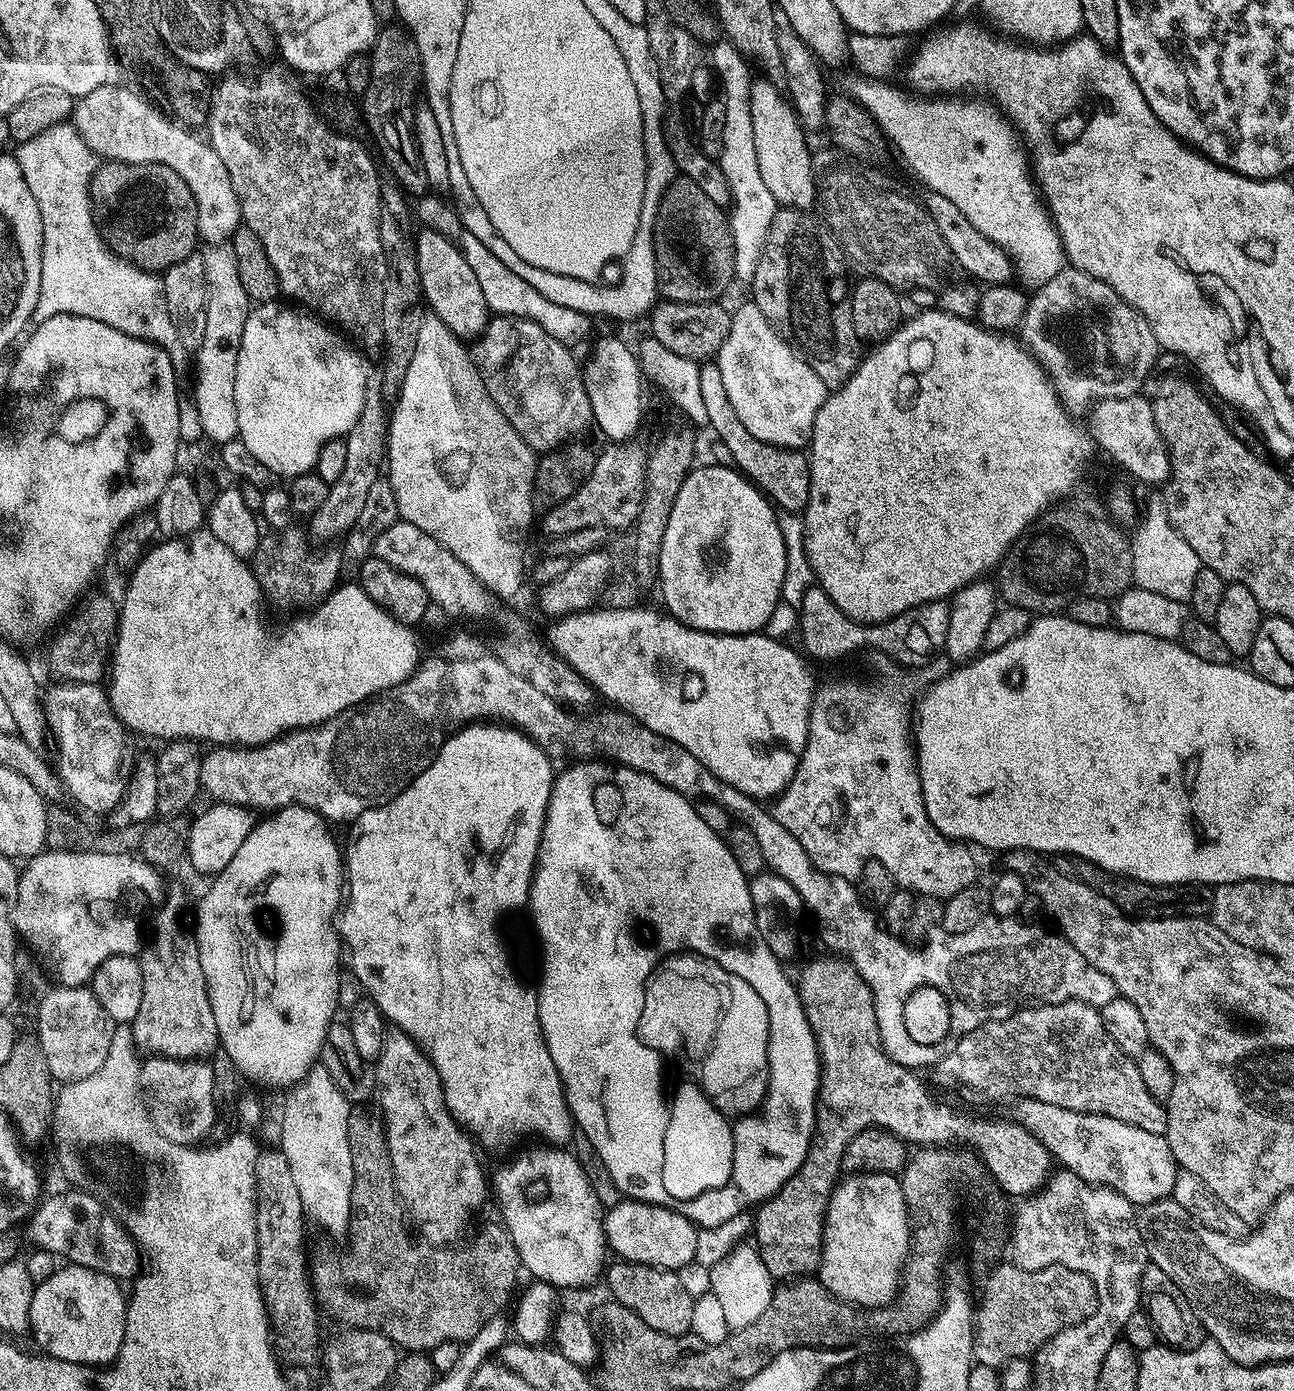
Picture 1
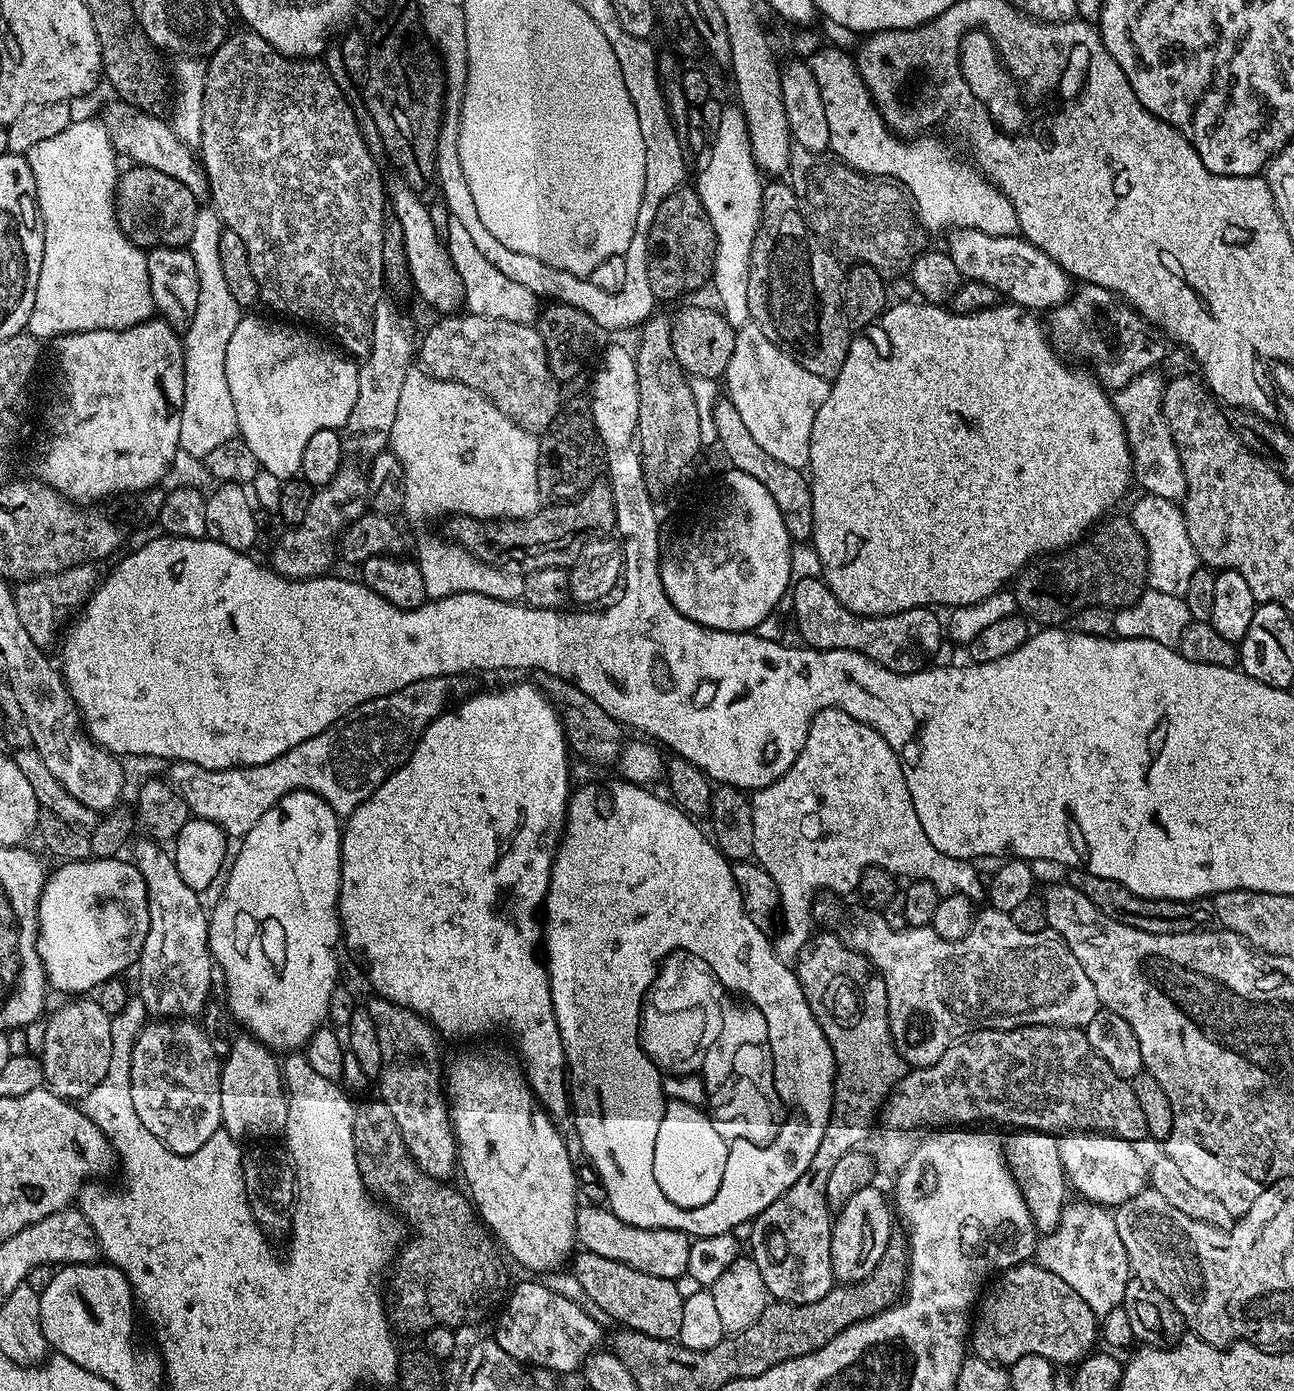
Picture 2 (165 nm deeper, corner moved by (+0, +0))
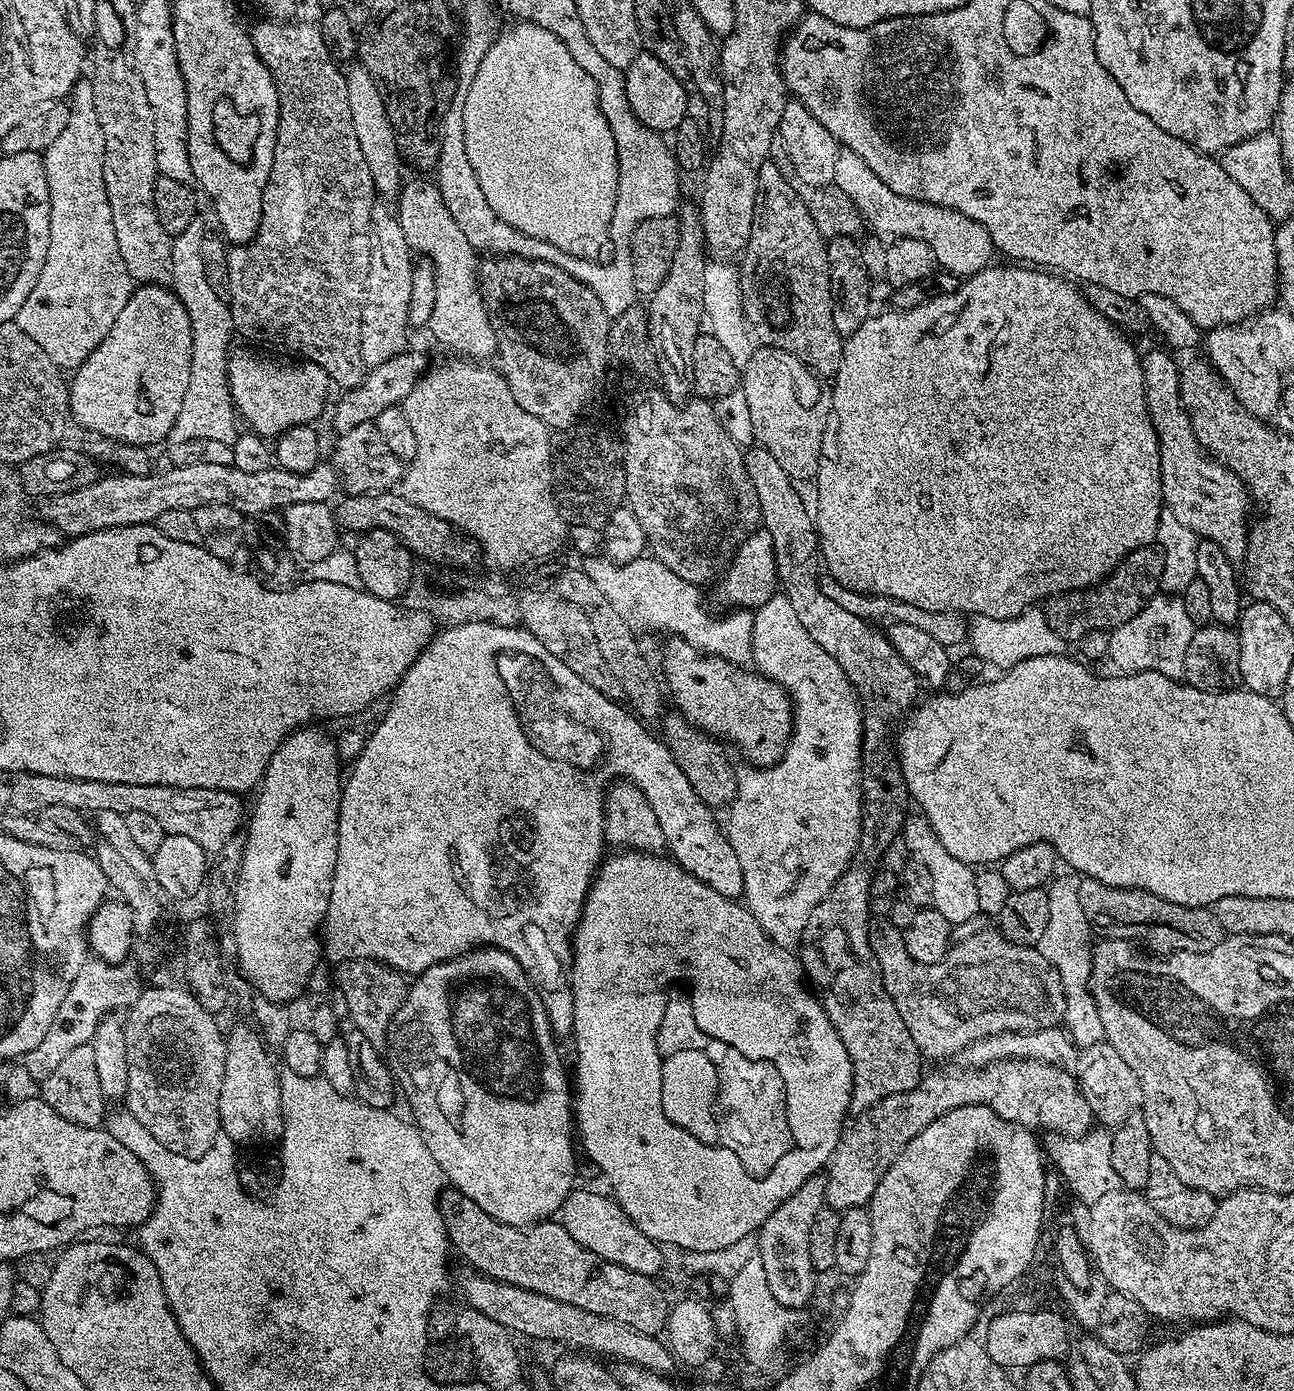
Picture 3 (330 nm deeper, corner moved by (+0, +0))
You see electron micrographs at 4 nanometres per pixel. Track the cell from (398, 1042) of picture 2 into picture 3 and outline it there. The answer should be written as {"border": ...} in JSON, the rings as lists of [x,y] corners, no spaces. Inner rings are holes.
{"border":[[[344,960],[335,965],[334,971],[335,991],[346,998],[346,1005],[349,1006],[347,1019],[352,1020],[355,1028],[366,1034],[366,1038],[370,1038],[376,1048],[383,1049],[390,1022],[408,993],[405,973],[397,972],[377,960]]]}

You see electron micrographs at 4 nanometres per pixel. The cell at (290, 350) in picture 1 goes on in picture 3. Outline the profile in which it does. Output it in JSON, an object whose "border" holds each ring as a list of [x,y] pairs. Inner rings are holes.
{"border":[[[233,351],[228,358],[228,385],[233,405],[249,429],[256,435],[275,438],[295,424],[307,424],[315,421],[315,416],[324,408],[324,399],[328,396],[330,381],[322,366],[311,362],[287,364],[284,360],[275,360],[272,356],[259,356],[256,352]]]}

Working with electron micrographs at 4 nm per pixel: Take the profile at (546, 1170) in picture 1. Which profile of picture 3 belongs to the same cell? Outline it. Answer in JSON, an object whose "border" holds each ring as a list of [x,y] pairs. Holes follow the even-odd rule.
{"border":[[[481,946],[471,952],[461,952],[453,960],[435,964],[419,973],[413,980],[416,981],[408,984],[408,993],[404,996],[402,1006],[398,1006],[390,1022],[382,1051],[403,1099],[405,1096],[412,1107],[410,1116],[420,1129],[426,1142],[426,1150],[430,1150],[434,1162],[438,1162],[445,1181],[466,1198],[470,1198],[470,1202],[478,1202],[478,1206],[482,1206],[482,1210],[486,1210],[490,1218],[510,1226],[527,1228],[529,1224],[538,1224],[541,1220],[555,1217],[564,1199],[574,1190],[572,1179],[576,1180],[578,1176],[578,1156],[572,1153],[574,1136],[570,1131],[574,1124],[574,1096],[570,1091],[569,1073],[568,1076],[564,1073],[564,1064],[560,1061],[559,1050],[556,1049],[557,1037],[552,1035],[552,1027],[546,1018],[546,1008],[542,1006],[542,1000],[538,998],[530,978],[508,952],[500,948]]]}

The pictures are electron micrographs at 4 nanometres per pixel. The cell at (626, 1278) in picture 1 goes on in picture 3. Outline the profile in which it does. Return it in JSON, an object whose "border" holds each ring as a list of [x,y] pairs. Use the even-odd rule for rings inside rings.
{"border":[[[445,1187],[440,1193],[440,1213],[444,1219],[444,1229],[448,1235],[448,1243],[453,1249],[460,1251],[465,1265],[471,1266],[480,1275],[489,1280],[501,1280],[519,1288],[525,1288],[538,1294],[546,1294],[546,1298],[554,1298],[558,1302],[570,1302],[570,1306],[578,1306],[582,1310],[590,1310],[590,1314],[609,1316],[634,1330],[647,1336],[659,1337],[668,1323],[670,1300],[664,1297],[657,1281],[650,1276],[634,1274],[634,1270],[626,1270],[626,1266],[618,1266],[614,1262],[606,1262],[598,1258],[590,1250],[578,1246],[570,1234],[555,1219],[541,1220],[538,1224],[529,1224],[527,1228],[510,1226],[490,1218],[478,1202],[470,1202],[457,1188]]]}

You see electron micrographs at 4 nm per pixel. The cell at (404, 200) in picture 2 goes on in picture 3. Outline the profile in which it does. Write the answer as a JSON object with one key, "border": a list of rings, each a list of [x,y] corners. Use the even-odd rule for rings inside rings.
{"border":[[[359,66],[351,67],[345,75],[345,80],[354,134],[362,146],[362,155],[366,157],[366,166],[370,166],[370,174],[374,178],[376,191],[384,198],[399,197],[400,189],[406,180],[406,175],[404,176],[403,172],[405,169],[402,167],[402,157],[396,145],[394,126],[390,126],[389,115],[386,114],[385,100],[382,98],[381,91],[378,90],[377,83],[370,77],[369,72]]]}

